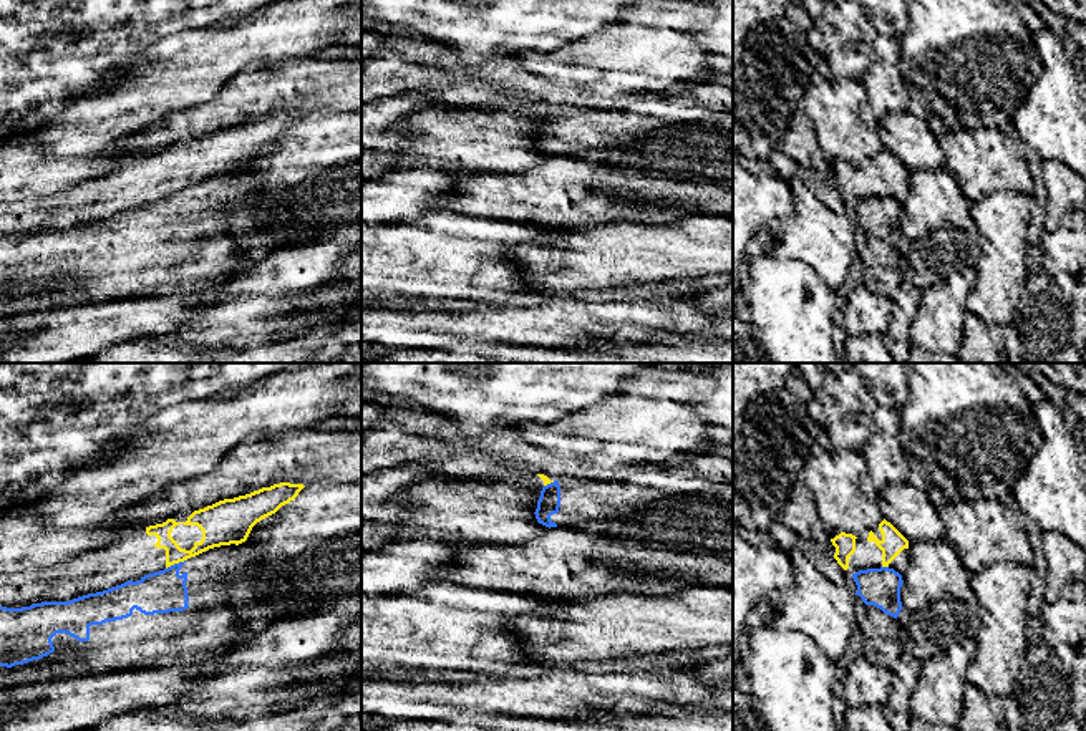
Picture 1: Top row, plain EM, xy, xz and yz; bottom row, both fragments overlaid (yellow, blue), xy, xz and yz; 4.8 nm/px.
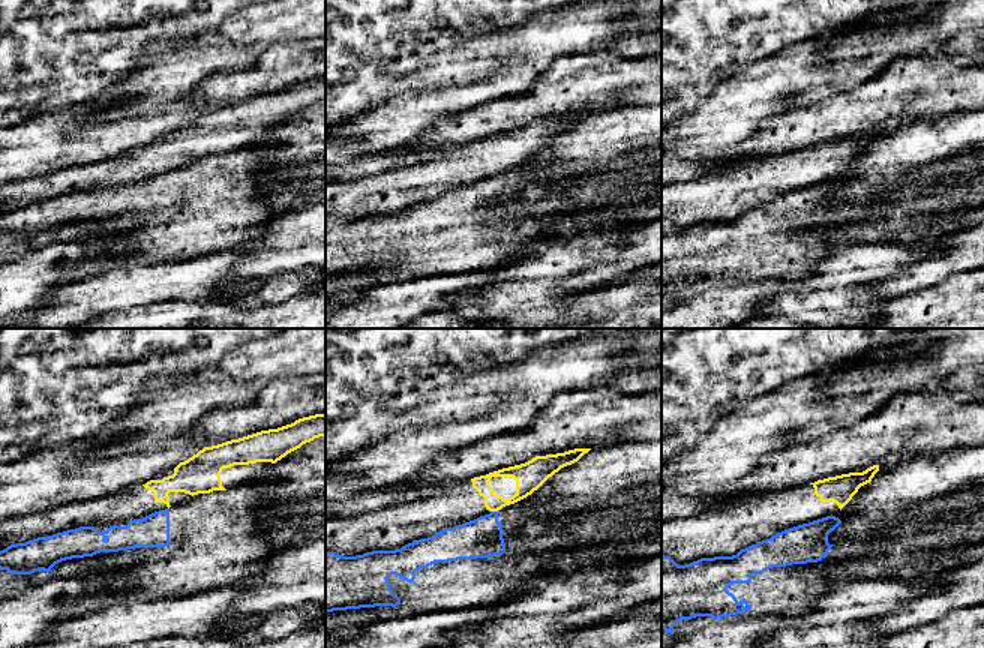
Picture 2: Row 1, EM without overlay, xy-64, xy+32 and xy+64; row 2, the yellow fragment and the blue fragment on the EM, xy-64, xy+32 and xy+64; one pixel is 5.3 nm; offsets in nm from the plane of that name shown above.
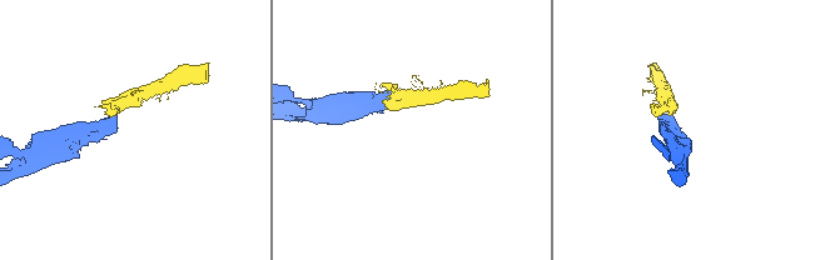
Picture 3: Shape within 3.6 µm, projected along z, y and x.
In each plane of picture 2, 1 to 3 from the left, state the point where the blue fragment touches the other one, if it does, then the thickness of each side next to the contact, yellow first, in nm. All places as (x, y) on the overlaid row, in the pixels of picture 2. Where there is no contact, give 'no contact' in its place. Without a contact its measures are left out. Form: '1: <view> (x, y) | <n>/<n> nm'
1: no contact
2: xy+32 (494, 510) | 140/220 nm
3: no contact

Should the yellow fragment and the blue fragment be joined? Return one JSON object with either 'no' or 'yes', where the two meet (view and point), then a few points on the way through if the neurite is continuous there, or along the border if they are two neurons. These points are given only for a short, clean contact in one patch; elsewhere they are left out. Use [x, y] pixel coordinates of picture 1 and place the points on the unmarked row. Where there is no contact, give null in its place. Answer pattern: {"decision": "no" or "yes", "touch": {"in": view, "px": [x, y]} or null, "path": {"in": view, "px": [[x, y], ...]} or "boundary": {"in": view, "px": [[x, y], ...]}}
{"decision": "no", "touch": {"in": "xy", "px": [174, 191]}, "boundary": {"in": "xy", "px": [[184, 188], [166, 198]]}}

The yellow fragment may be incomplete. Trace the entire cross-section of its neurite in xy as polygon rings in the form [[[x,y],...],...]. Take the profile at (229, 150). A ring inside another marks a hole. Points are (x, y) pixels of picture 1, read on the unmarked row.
[[[274,113],[138,157],[118,171],[60,192],[0,202],[0,235],[68,230],[164,199],[214,176],[239,174],[257,151],[293,129],[303,116]]]

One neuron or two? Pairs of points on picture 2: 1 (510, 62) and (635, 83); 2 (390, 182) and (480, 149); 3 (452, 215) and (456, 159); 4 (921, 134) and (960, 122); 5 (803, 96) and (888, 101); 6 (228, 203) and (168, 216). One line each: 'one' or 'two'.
1: two
2: one
3: two
4: one
5: two
6: one

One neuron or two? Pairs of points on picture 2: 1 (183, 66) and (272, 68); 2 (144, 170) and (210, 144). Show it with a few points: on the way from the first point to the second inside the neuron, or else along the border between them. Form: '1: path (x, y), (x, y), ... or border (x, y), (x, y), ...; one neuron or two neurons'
1: border (272, 45), (240, 69), (210, 75); two neurons
2: path (161, 156), (185, 144), (194, 144); one neuron

